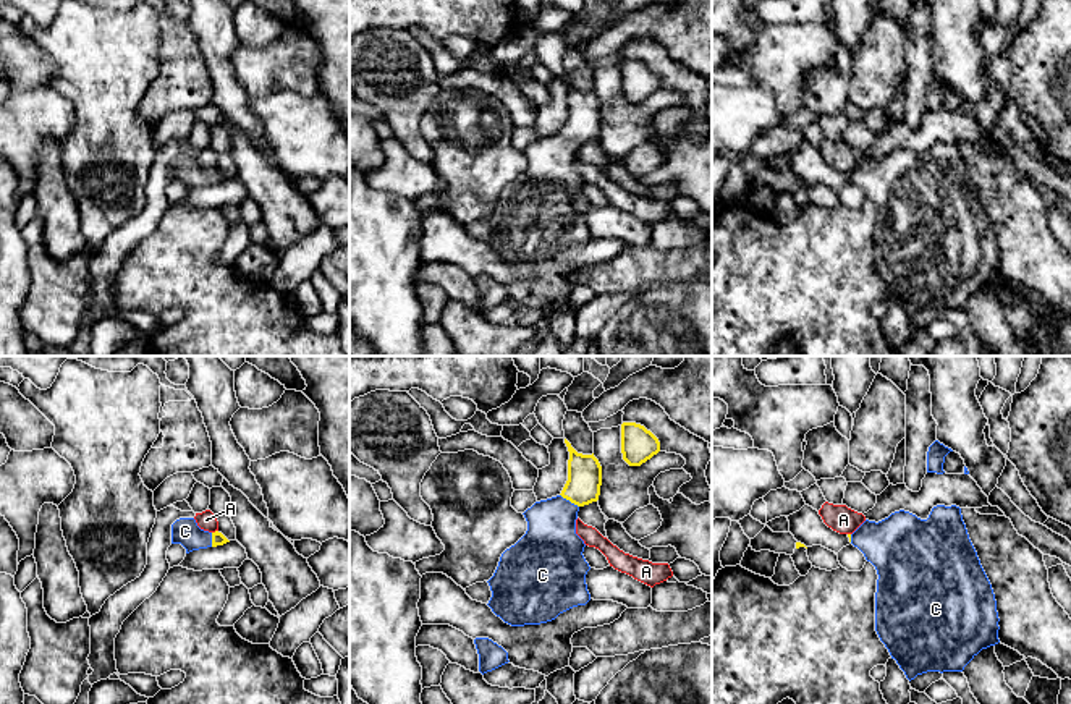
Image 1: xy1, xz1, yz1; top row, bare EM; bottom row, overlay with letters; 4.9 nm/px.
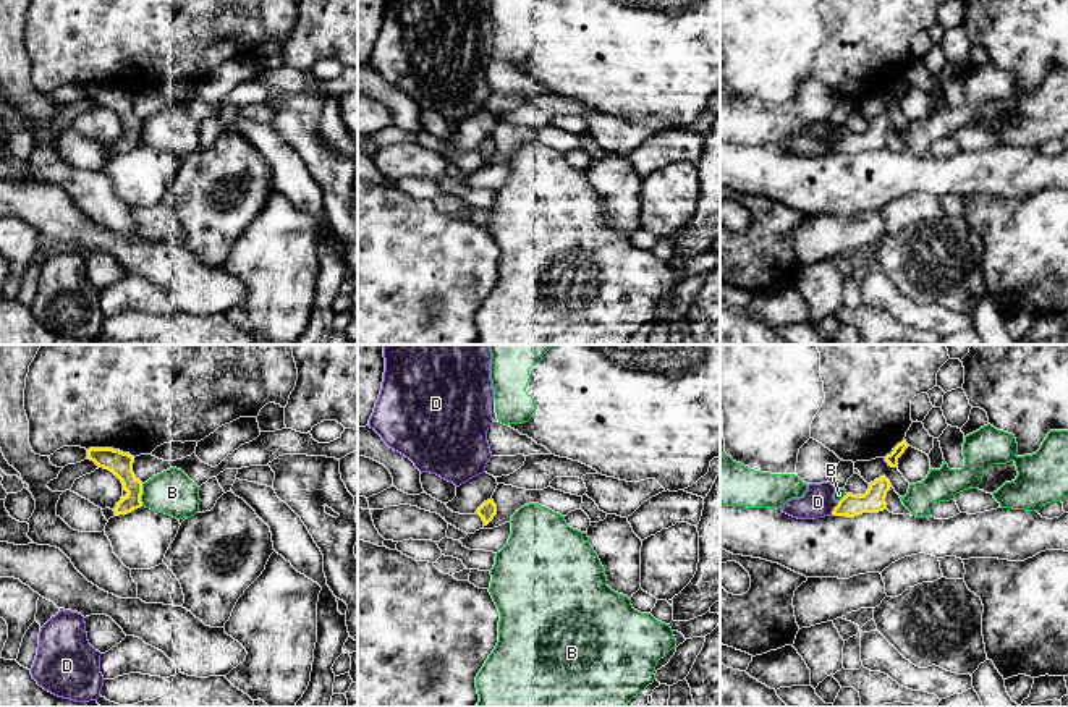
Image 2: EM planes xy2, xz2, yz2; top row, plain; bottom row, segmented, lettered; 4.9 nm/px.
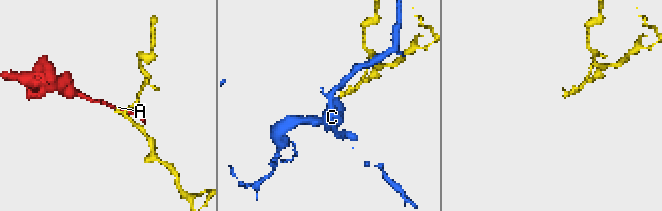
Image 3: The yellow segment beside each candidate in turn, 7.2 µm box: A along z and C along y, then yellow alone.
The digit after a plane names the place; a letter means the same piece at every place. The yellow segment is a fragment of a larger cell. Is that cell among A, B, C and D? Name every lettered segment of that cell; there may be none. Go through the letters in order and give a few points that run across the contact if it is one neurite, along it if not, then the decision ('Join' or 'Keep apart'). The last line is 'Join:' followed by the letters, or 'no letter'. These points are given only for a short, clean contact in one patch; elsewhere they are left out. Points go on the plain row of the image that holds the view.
A: Line: xy1 (217, 167), (212, 170). Keep apart
B: Keep apart
C: Line: xz1 (584, 110), (583, 123), (570, 138), (552, 159), (550, 183). Join
D: Line: yz2 (839, 139), (832, 152). Keep apart
Join: C

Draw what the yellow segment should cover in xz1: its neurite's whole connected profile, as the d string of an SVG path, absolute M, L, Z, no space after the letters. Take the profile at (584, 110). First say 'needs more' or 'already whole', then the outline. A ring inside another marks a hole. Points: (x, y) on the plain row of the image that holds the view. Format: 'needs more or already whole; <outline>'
needs more; M566 76L565 81L569 97L568 118L561 131L536 139L523 151L527 159L526 172L502 191L493 214L487 218L492 228L487 243L511 264L547 261L591 238L586 222L591 204L582 193L586 181L576 172L576 157L581 144L599 138L602 104L594 91L582 92Z

